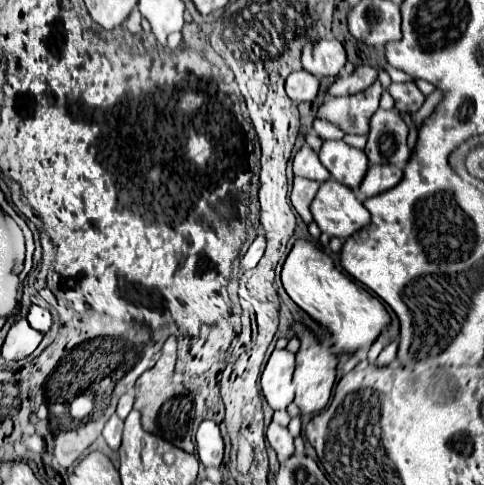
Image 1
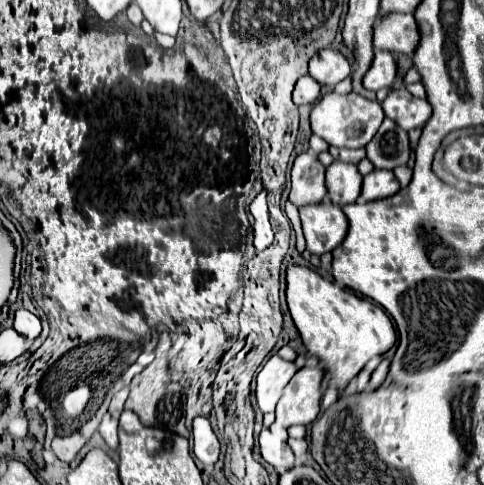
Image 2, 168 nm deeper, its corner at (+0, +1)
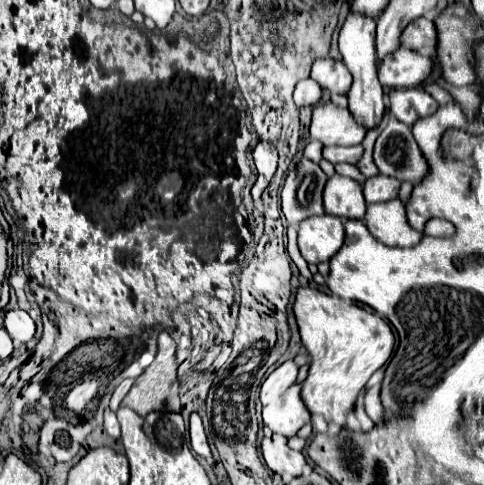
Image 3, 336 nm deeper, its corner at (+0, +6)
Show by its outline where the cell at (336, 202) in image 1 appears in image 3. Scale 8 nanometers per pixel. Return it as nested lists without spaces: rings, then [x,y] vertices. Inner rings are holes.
[[[324,213],[324,217],[308,217],[298,225],[298,247],[308,263],[318,265],[330,257],[344,243],[344,227],[340,217]]]

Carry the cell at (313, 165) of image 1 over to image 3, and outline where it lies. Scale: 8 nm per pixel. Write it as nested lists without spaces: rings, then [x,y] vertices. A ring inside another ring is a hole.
[[[302,157],[294,171],[288,173],[282,189],[282,211],[288,223],[298,225],[304,217],[322,215],[322,189],[326,183],[326,173],[318,163]]]

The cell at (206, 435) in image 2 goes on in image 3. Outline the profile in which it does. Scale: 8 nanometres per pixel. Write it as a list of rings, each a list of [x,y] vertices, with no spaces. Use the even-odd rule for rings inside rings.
[[[198,413],[190,415],[190,441],[192,441],[192,449],[200,457],[204,457],[208,463],[212,463],[212,451],[210,451],[206,431],[204,431],[204,425],[202,425],[202,419]]]

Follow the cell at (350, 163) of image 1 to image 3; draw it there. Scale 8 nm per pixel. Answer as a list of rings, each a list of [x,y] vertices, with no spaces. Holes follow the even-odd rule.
[[[334,173],[328,177],[324,193],[324,209],[330,215],[338,217],[352,217],[352,219],[362,219],[366,213],[364,205],[364,195],[362,195],[362,185],[356,183],[350,177]]]

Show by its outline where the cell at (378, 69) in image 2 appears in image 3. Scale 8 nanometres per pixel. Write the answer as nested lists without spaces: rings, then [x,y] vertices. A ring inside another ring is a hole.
[[[400,47],[378,65],[378,79],[386,87],[418,87],[432,71],[430,57]]]

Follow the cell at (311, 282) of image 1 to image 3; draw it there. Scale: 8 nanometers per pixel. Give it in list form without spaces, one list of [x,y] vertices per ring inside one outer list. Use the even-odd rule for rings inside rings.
[[[298,287],[292,309],[302,345],[312,357],[308,377],[302,383],[302,401],[308,405],[312,415],[322,415],[328,423],[344,427],[346,411],[354,407],[360,389],[394,351],[396,339],[392,327],[384,317],[368,309],[368,305],[344,301],[334,293],[328,295],[314,287]]]

